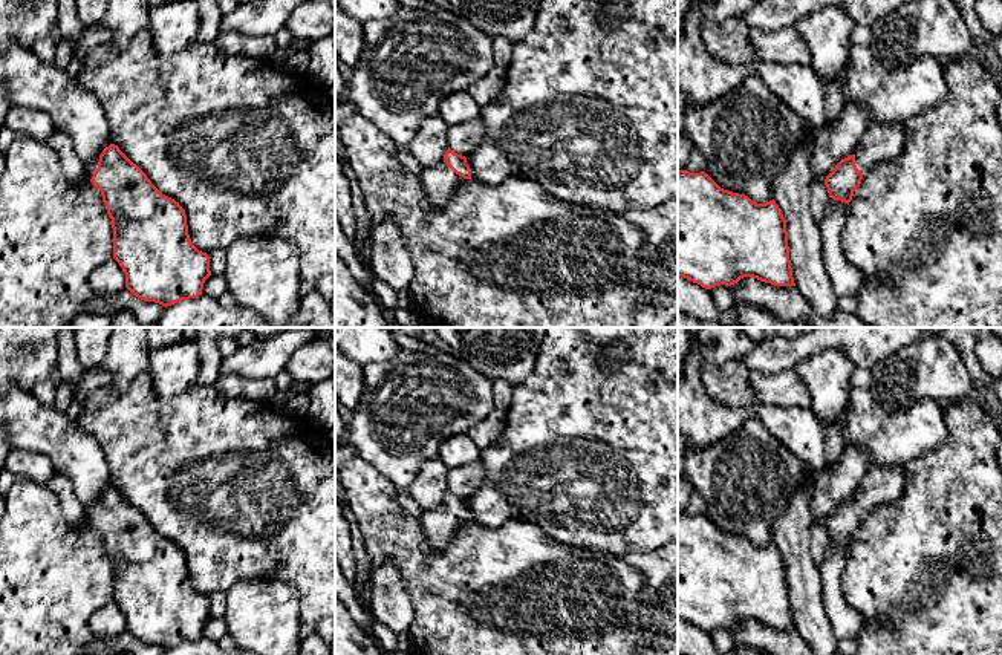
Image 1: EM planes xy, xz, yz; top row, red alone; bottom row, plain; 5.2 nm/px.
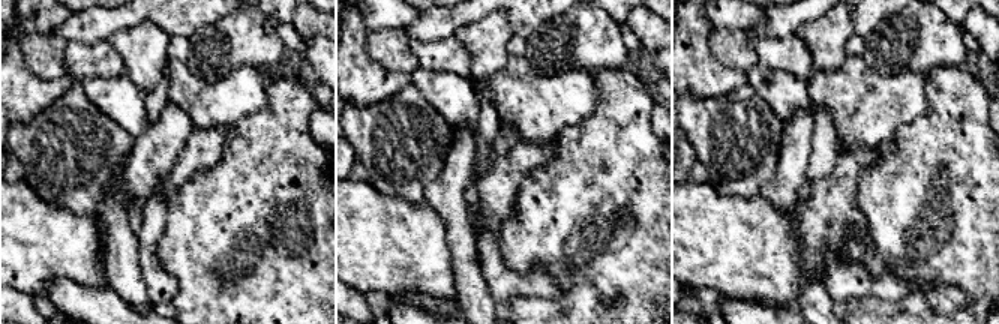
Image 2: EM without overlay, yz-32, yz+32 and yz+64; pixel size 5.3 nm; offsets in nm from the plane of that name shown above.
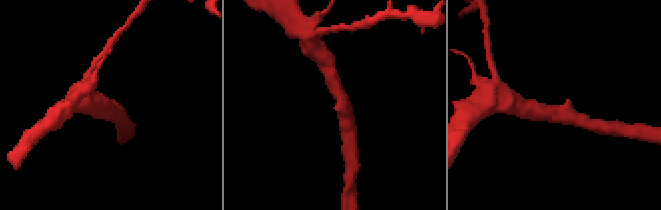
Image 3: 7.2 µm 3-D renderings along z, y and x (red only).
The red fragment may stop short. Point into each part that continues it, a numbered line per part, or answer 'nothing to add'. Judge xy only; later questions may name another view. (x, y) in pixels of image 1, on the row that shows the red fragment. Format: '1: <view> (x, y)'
1: xy (91, 167)

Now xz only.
1: xz (439, 182)

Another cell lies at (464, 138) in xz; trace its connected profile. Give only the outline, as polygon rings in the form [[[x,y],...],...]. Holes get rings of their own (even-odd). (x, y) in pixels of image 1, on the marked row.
[[[482,119],[451,125],[447,130],[448,148],[465,158],[473,153],[483,142],[483,139],[485,132]]]

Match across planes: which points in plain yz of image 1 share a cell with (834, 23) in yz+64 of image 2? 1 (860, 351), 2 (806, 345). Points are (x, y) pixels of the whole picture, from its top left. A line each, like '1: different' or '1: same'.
1: different
2: different

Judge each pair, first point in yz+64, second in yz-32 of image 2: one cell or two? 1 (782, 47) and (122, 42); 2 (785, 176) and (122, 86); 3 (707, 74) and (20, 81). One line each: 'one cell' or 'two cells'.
1: two cells
2: two cells
3: one cell

